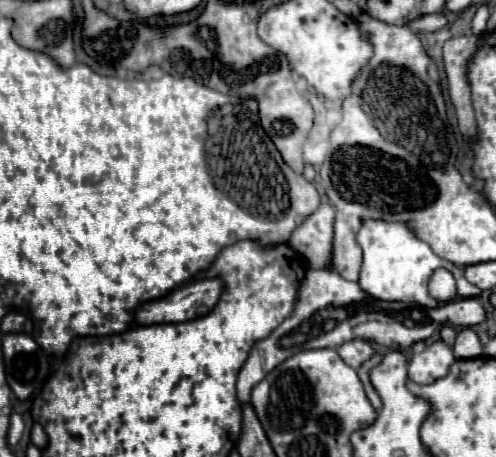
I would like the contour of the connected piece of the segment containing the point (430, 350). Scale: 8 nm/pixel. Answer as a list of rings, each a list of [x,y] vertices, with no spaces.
[[[436,341],[428,345],[422,353],[416,353],[408,365],[408,379],[414,383],[432,383],[436,377],[444,377],[448,373],[448,367],[454,361],[454,353],[448,345],[442,341]]]

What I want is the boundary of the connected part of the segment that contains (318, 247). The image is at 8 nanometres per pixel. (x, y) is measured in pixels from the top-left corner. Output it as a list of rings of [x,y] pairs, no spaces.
[[[322,203],[312,215],[304,219],[302,225],[292,231],[290,245],[308,259],[312,269],[328,267],[328,249],[332,249],[332,221],[332,205]]]

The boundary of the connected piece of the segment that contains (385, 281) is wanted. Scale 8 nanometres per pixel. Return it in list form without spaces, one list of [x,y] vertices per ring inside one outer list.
[[[364,221],[358,243],[364,251],[364,263],[360,271],[360,287],[364,293],[372,295],[380,301],[426,301],[426,307],[436,307],[438,301],[428,293],[428,281],[432,273],[440,267],[448,269],[456,279],[456,293],[458,297],[478,297],[480,289],[468,283],[464,271],[450,261],[440,259],[424,241],[416,239],[416,235],[400,225],[400,223],[386,223],[386,221]]]

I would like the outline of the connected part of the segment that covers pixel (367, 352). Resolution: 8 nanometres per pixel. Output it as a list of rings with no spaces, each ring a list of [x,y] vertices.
[[[362,339],[346,341],[346,343],[342,343],[340,347],[336,347],[336,351],[338,351],[340,359],[342,359],[346,365],[354,367],[354,369],[358,369],[358,367],[362,365],[362,361],[366,361],[368,357],[374,355],[374,349],[372,349],[366,341],[362,341]]]

